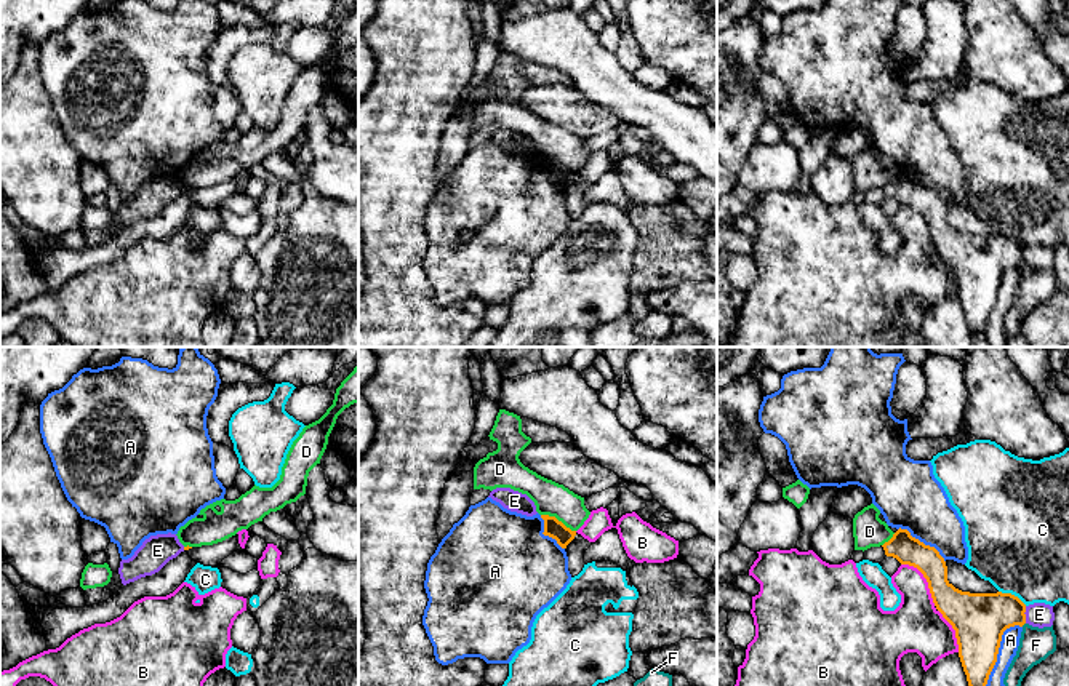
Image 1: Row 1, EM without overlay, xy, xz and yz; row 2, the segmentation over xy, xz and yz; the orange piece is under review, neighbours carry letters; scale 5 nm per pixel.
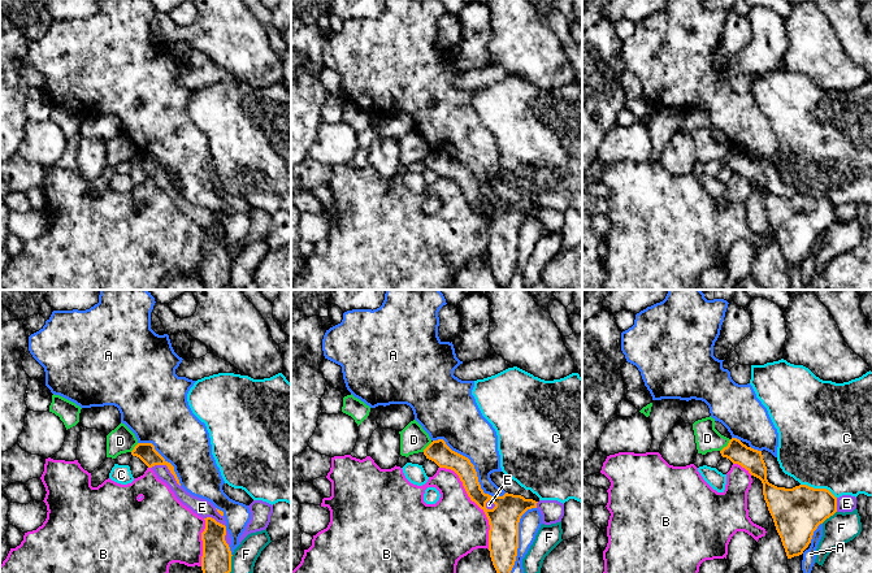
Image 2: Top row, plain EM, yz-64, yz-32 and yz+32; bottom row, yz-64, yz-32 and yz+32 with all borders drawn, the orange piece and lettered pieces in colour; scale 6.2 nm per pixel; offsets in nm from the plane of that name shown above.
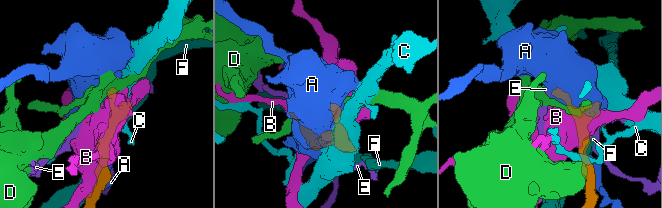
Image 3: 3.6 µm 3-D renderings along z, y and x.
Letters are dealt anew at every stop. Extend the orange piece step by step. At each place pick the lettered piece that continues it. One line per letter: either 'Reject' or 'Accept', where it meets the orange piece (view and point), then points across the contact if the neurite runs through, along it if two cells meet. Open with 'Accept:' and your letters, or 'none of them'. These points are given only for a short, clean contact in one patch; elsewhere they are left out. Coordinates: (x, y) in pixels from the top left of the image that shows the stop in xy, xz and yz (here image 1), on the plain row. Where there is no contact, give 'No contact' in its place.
Accept: none of them
A: Reject. Touches orange at yz (997, 295)
B: Reject. Touches orange at yz (925, 219)
C: Reject. Touches orange at yz (1013, 237)
D: Reject. Touches orange at xz (557, 162). Boundary: xz (541, 155), (556, 159), (575, 173)
E: Reject. Touches orange at yz (1024, 256)
F: Reject. Touches orange at yz (1023, 266)

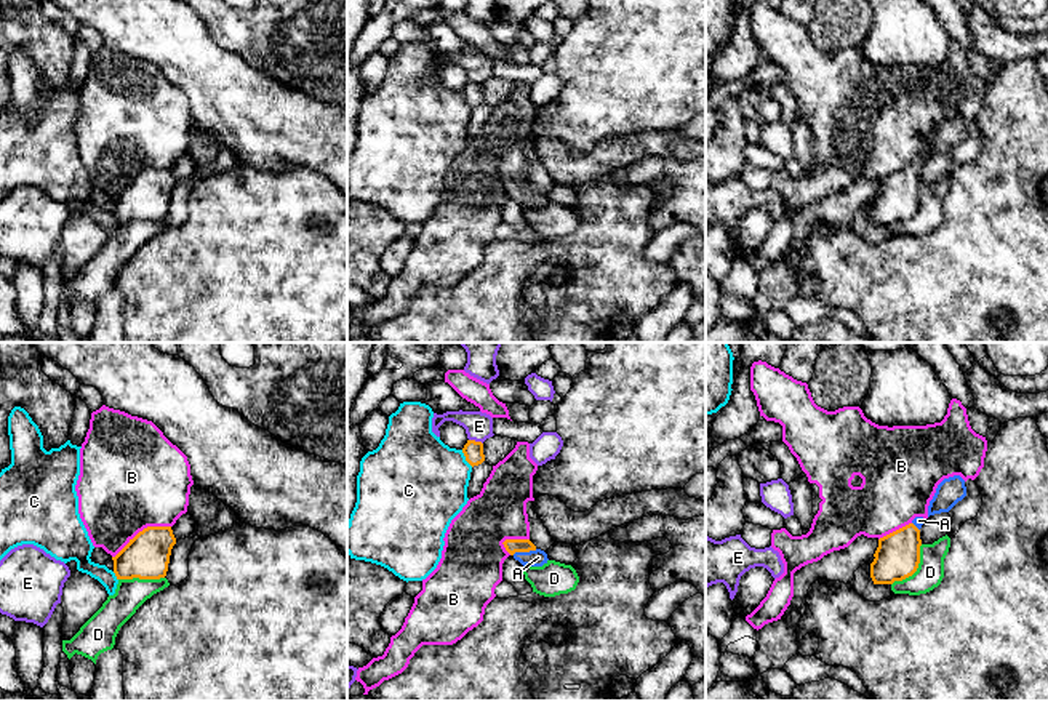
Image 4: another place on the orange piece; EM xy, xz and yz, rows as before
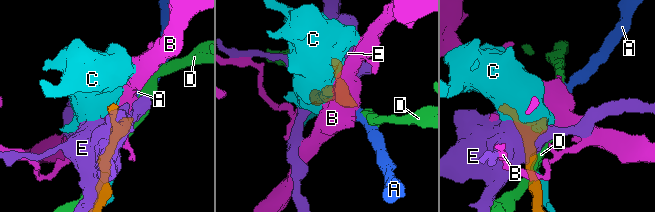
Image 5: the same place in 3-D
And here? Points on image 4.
Accept: A
A: Accept. Touches orange at xz (524, 192). Path across: xz (512, 188), (524, 192), (538, 199)
B: Reject. Touches orange at xy (143, 172)
C: Reject. Touches orange at xz (466, 100)
D: Reject. Touches orange at yz (916, 212)
E: Reject. Touches orange at xz (474, 82)

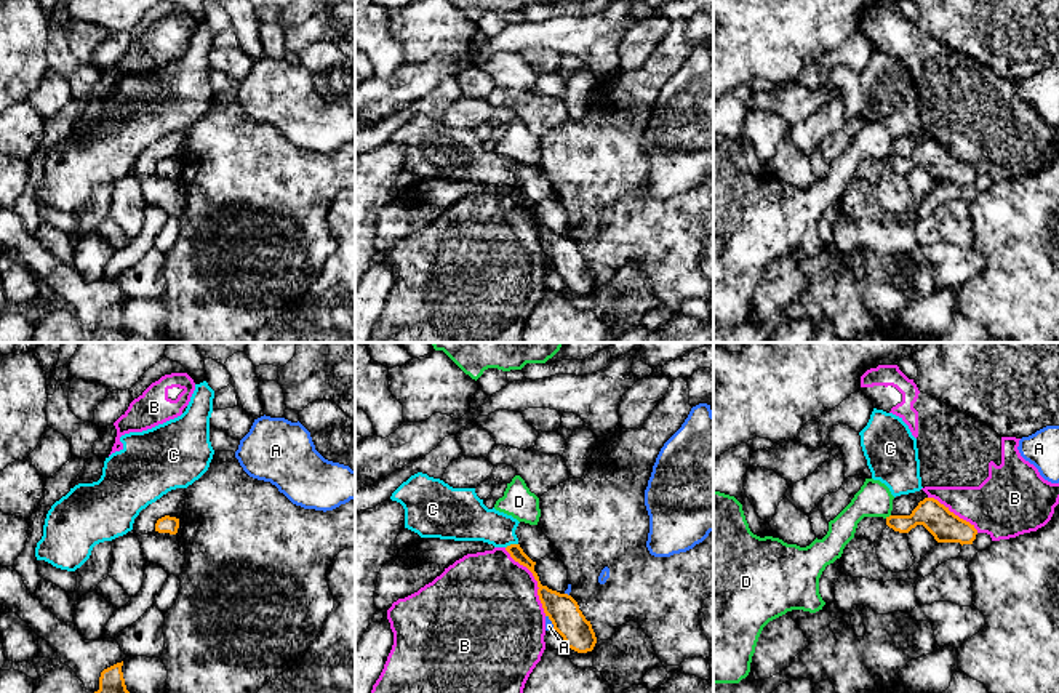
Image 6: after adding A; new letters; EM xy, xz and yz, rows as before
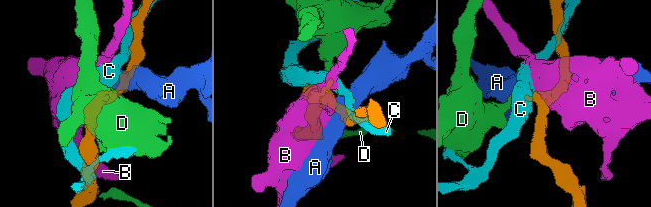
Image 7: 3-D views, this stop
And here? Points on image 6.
Accept: none of them
A: Reject. Touches orange at xz (551, 261)
B: Reject. Touches orange at xz (535, 220)
C: Reject. Touches orange at xz (511, 186)
D: Reject. Touches orange at yz (887, 159). Boundary: yz (890, 156), (885, 159)

